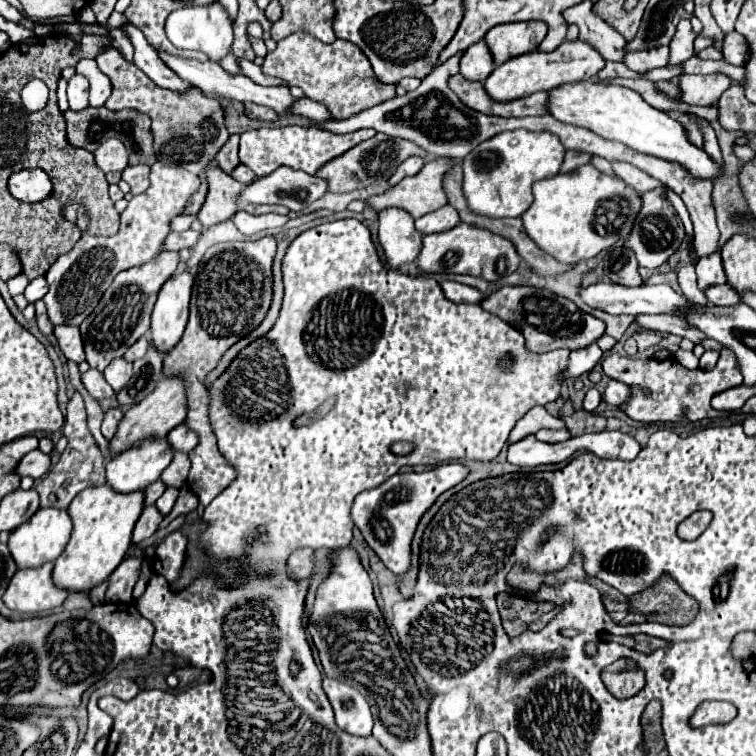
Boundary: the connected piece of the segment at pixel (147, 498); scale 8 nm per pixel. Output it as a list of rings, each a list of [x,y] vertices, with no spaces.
[[[160,480],[156,484],[152,484],[152,488],[146,488],[146,492],[144,492],[144,506],[152,506],[162,496],[164,490],[166,490],[166,484],[160,482]]]

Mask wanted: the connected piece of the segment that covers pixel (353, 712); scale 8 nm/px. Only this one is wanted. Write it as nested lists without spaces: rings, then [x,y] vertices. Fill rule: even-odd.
[[[324,676],[322,686],[334,708],[336,724],[352,736],[370,736],[374,720],[366,698],[354,686],[328,676]]]

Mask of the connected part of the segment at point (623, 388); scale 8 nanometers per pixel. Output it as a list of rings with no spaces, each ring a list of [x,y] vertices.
[[[610,380],[608,382],[608,388],[604,392],[604,398],[608,404],[616,406],[616,404],[626,404],[630,398],[632,398],[632,388],[624,382],[618,382],[618,380]]]

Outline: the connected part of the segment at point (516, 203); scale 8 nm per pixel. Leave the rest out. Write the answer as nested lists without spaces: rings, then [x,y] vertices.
[[[512,130],[500,132],[498,136],[478,144],[464,160],[464,180],[462,192],[468,202],[468,208],[486,218],[516,218],[528,210],[532,204],[532,184],[542,178],[552,178],[558,174],[564,146],[558,136],[550,132],[530,132],[530,130]]]

